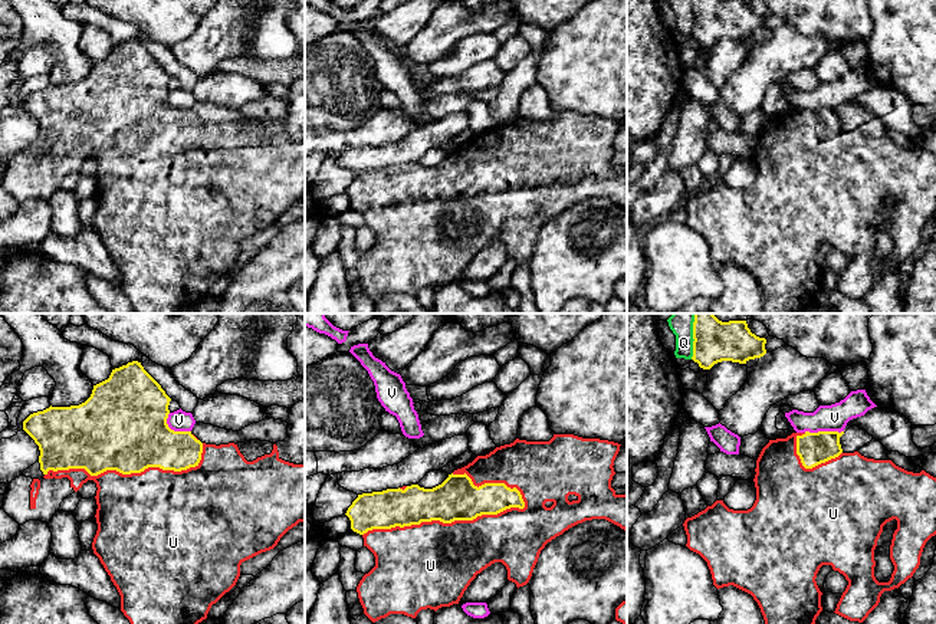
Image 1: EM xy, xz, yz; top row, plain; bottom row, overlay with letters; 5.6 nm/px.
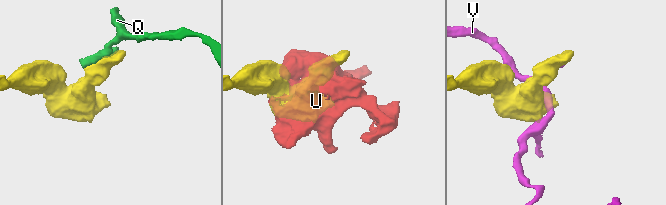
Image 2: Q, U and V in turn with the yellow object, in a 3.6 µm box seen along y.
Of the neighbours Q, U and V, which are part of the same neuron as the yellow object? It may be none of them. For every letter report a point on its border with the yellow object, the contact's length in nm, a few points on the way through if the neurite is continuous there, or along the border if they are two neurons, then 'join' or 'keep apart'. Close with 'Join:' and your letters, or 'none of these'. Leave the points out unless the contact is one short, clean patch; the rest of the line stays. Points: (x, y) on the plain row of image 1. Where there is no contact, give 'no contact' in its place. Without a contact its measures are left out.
Q: contact yz (693, 19); length 200 nm; keep apart
U: contact xz (444, 200); length 950 nm; join
V: contact yz (823, 109); length 220 nm; keep apart
Join: U

